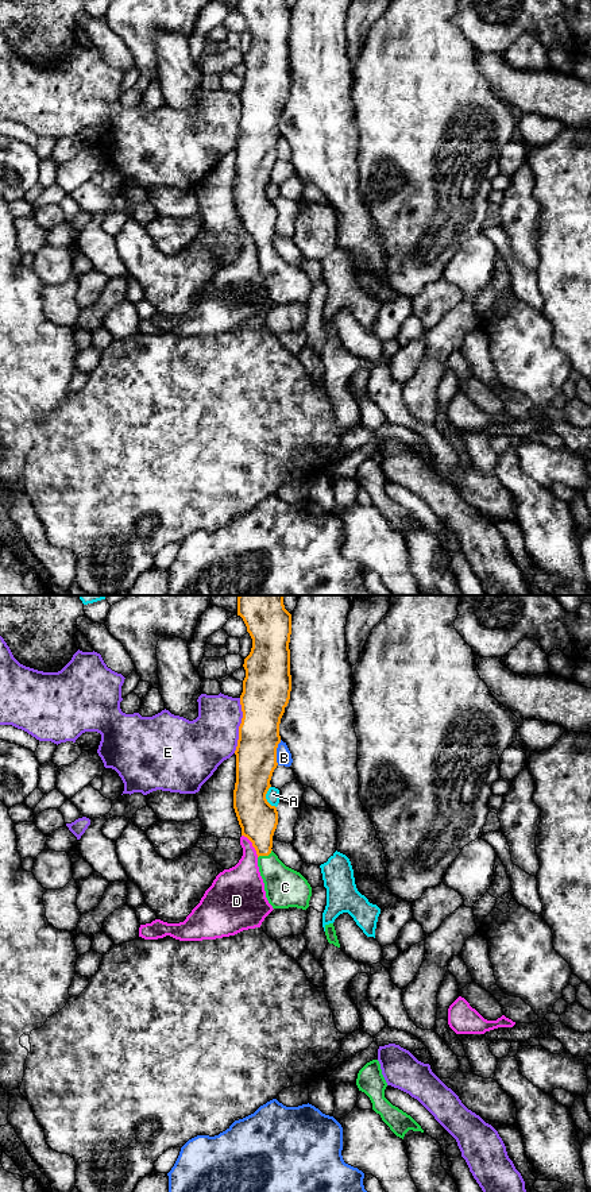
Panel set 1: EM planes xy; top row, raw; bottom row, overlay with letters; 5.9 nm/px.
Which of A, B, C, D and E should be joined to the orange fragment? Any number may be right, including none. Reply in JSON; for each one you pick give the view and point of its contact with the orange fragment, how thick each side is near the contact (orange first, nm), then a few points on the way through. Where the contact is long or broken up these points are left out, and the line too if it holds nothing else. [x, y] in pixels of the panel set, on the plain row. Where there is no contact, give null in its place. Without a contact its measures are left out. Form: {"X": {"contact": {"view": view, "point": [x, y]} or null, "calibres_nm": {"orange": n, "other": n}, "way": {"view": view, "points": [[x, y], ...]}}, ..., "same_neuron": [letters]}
{"C": {"contact": {"view": "xy", "point": [265, 250]}, "calibres_nm": {"orange": 220, "other": 240}, "way": {"view": "xy", "points": [[258, 215], [265, 250], [271, 265], [285, 282]]}}, "same_neuron": ["C"]}

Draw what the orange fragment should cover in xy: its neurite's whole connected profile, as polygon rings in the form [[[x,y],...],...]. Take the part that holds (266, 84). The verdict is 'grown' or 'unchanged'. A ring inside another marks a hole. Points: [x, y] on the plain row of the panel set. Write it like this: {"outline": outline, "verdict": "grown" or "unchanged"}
{"outline": [[[237,0],[240,11],[252,34],[250,50],[244,54],[246,73],[240,100],[243,107],[239,121],[236,150],[236,178],[233,185],[233,204],[242,223],[258,250],[258,262],[264,278],[266,293],[273,304],[297,302],[306,305],[312,292],[312,282],[297,266],[286,262],[273,247],[273,231],[278,220],[278,207],[271,201],[266,189],[277,163],[277,143],[281,138],[279,119],[290,94],[290,30],[291,9],[285,0]]], "verdict": "grown"}

